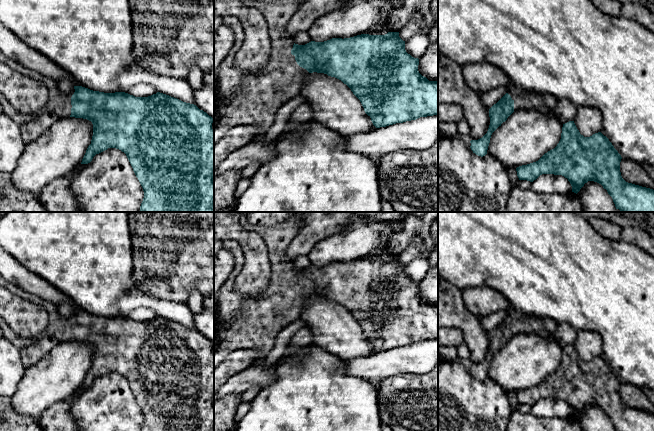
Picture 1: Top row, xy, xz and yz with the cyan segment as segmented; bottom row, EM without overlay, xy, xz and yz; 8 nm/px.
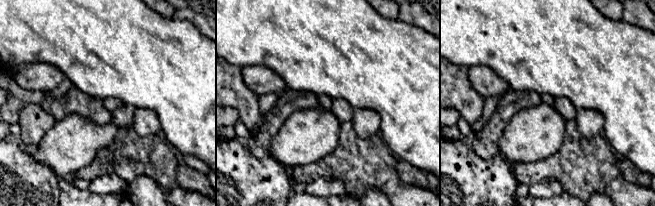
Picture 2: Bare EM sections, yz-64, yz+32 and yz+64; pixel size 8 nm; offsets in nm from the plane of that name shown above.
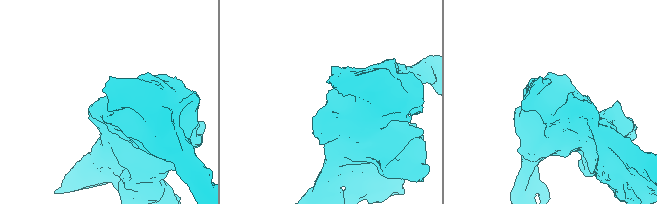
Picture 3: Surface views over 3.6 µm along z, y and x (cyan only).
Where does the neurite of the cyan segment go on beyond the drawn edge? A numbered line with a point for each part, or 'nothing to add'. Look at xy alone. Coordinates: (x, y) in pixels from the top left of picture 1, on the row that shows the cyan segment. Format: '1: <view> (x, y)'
1: xy (58, 102)

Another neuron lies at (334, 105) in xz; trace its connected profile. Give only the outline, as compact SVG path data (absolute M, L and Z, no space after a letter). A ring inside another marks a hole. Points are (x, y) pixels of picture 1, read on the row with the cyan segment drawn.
M309 73L301 95L313 110L313 121L343 136L366 133L376 128L360 100L335 77Z

